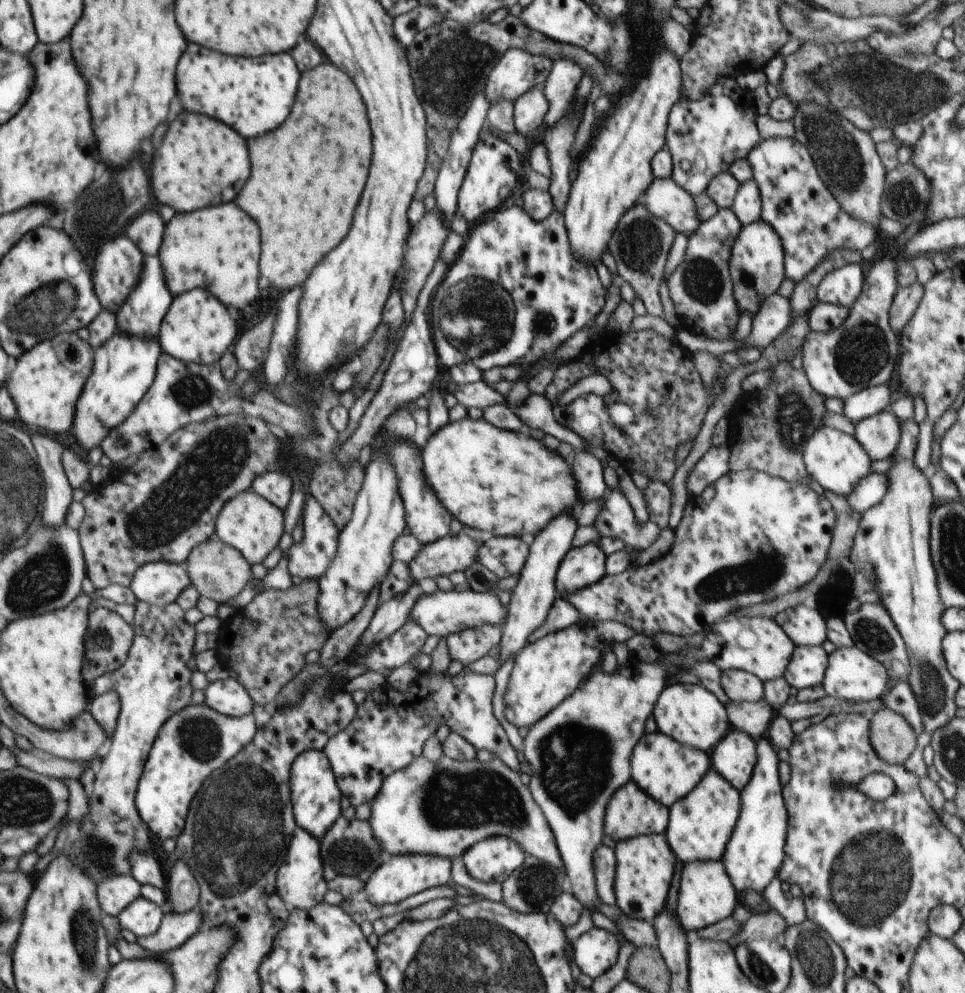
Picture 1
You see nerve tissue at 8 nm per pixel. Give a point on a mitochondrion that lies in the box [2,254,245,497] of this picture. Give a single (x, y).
(38, 312)

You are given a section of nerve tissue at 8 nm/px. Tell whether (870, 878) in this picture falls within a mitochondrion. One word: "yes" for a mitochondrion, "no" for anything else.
yes

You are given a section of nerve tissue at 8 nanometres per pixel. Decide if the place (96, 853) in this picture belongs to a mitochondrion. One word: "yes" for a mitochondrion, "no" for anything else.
yes

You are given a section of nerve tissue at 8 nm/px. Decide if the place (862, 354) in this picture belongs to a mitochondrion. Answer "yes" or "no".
yes

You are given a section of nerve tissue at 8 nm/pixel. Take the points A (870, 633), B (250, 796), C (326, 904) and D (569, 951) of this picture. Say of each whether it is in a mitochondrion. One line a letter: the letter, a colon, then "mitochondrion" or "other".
A: mitochondrion
B: mitochondrion
C: other
D: other

